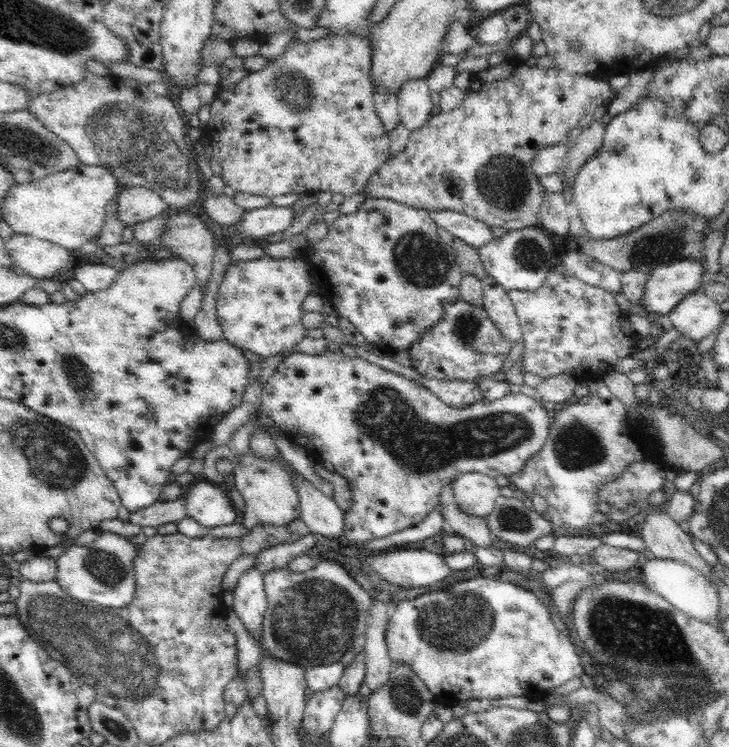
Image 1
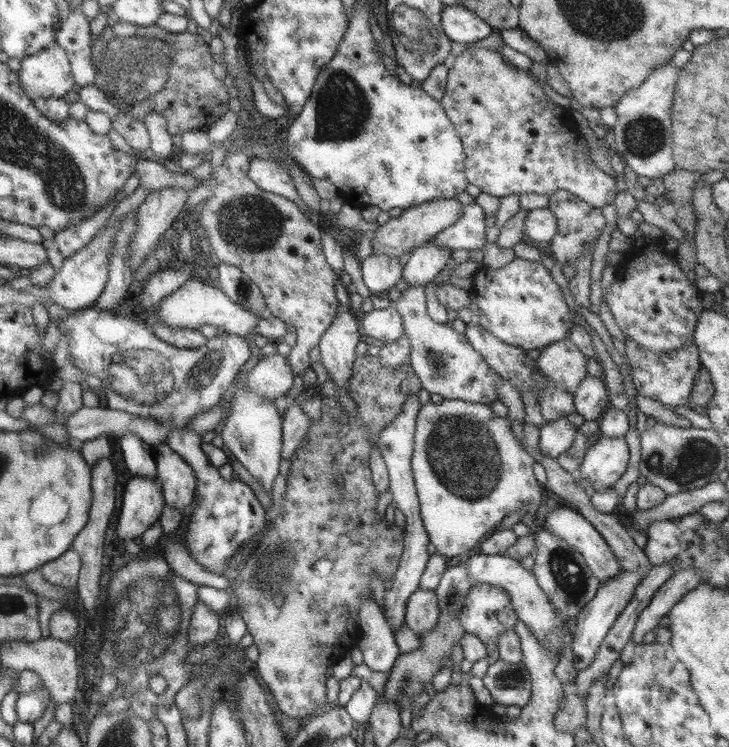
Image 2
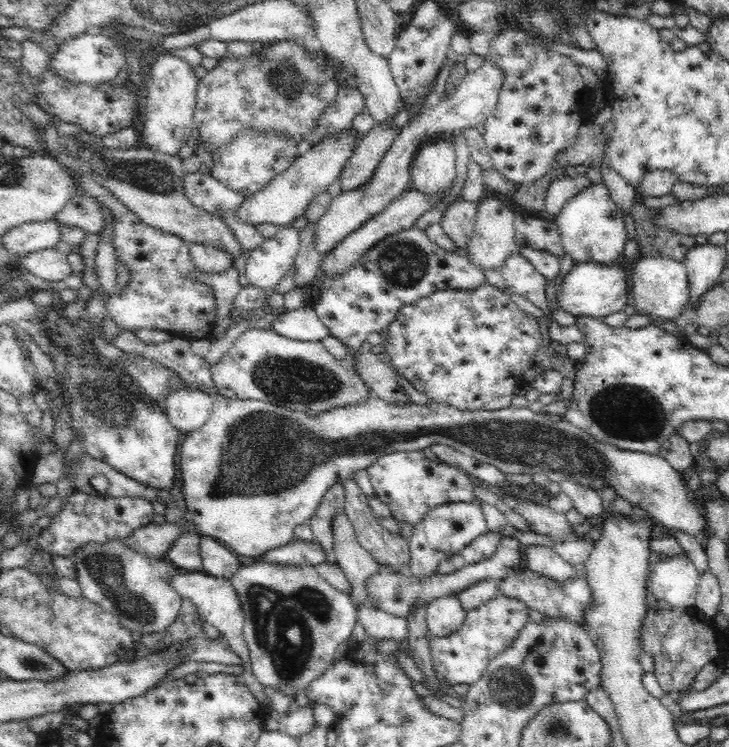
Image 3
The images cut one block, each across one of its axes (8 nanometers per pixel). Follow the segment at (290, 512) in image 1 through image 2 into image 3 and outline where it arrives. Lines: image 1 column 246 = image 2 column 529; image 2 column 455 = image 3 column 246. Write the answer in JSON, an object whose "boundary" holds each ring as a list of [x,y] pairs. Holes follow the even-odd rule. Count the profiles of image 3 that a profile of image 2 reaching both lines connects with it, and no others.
{"boundary":[[[220,394],[213,397],[213,405],[206,424],[204,424],[204,426],[198,431],[189,433],[184,442],[182,442],[182,446],[180,446],[180,466],[183,472],[182,480],[184,480],[183,490],[185,492],[186,508],[188,508],[188,511],[184,512],[186,525],[188,525],[190,529],[198,531],[198,533],[204,537],[218,539],[238,555],[249,556],[253,559],[258,558],[262,556],[262,554],[266,554],[269,550],[284,546],[291,540],[294,540],[296,526],[300,526],[300,524],[304,524],[304,522],[309,522],[316,510],[318,510],[320,502],[324,500],[324,496],[326,496],[332,486],[339,484],[340,486],[345,487],[348,478],[350,478],[354,472],[358,472],[358,470],[367,470],[367,468],[372,466],[372,464],[374,464],[374,462],[376,462],[381,456],[392,454],[392,452],[408,452],[409,450],[422,451],[427,446],[430,447],[431,444],[441,444],[452,447],[459,453],[464,453],[466,456],[475,458],[478,462],[495,466],[505,475],[511,474],[514,476],[514,474],[527,474],[528,476],[532,476],[533,474],[540,473],[545,474],[550,482],[556,482],[560,485],[562,480],[571,480],[578,486],[592,488],[598,493],[602,493],[602,490],[604,490],[606,486],[609,486],[614,490],[616,496],[619,496],[622,500],[630,502],[633,508],[639,508],[649,520],[656,522],[656,524],[661,524],[664,528],[669,528],[670,530],[688,532],[688,534],[694,534],[699,538],[705,527],[705,518],[702,515],[702,511],[688,498],[690,490],[686,487],[685,478],[680,477],[680,473],[676,472],[676,470],[668,464],[668,461],[664,460],[660,455],[632,452],[631,450],[616,448],[616,446],[612,446],[611,444],[608,444],[608,442],[597,440],[594,436],[588,434],[588,432],[573,426],[565,419],[549,415],[547,412],[536,413],[529,407],[517,408],[512,406],[500,410],[470,410],[464,412],[462,410],[456,410],[453,406],[438,404],[437,402],[433,402],[429,407],[424,407],[412,402],[400,406],[399,404],[388,404],[377,397],[373,397],[370,398],[368,402],[342,406],[340,408],[335,408],[330,412],[320,412],[318,417],[311,418],[304,412],[282,408],[276,406],[274,403],[252,399],[232,399],[226,398]]]}

